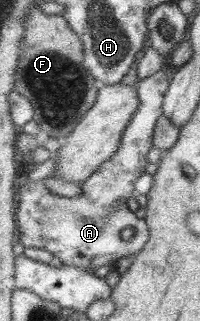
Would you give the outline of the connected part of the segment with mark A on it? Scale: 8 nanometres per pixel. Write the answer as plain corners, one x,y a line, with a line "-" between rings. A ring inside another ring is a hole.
164,69
151,74
148,78
139,80
135,90
140,99
140,104
136,112
132,115
128,126
124,129
120,146
117,153
106,162
103,162
98,170
95,170
82,183
82,193
74,198
60,197
50,191
41,181
30,181
18,185
18,234
20,242
28,248
41,248
51,252
65,265
77,266
78,268
98,268
113,264
119,258
128,258
135,255
148,242
149,230
147,222
138,218
136,213
128,209
128,199
136,195
134,182
145,173
148,152
153,148
152,137
155,126
160,115
163,114
163,98
166,90
169,88
168,74
-
125,229
132,230
133,237
130,240
124,240
121,237

